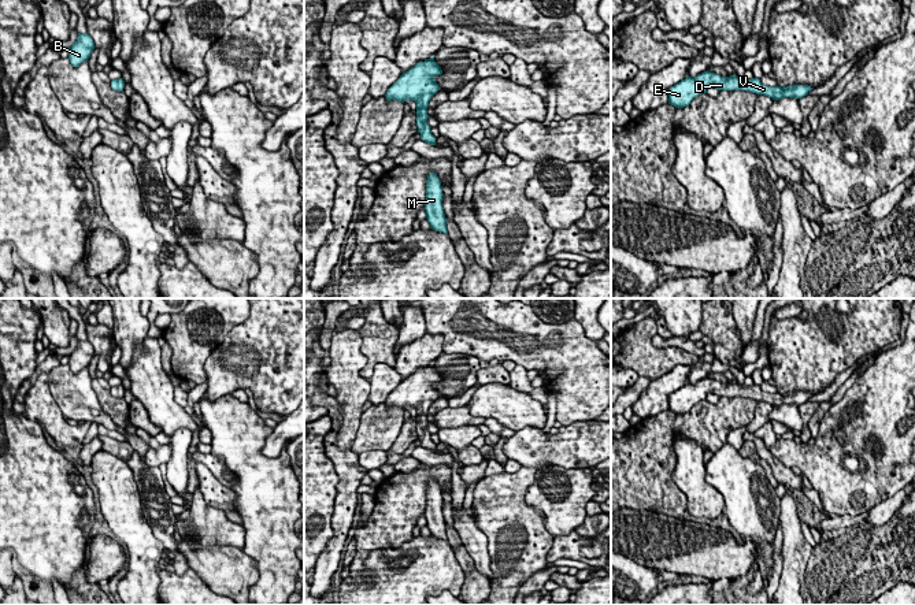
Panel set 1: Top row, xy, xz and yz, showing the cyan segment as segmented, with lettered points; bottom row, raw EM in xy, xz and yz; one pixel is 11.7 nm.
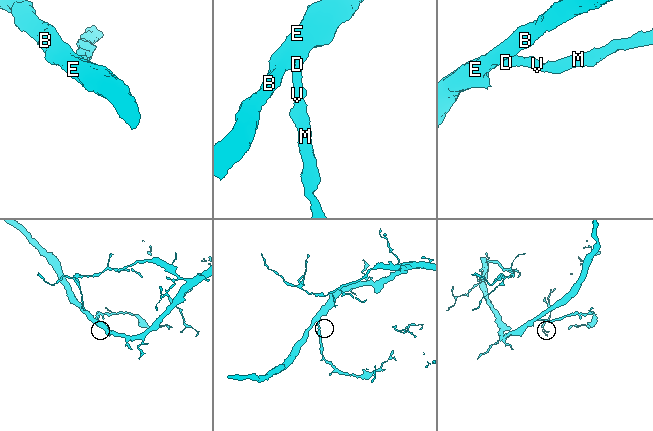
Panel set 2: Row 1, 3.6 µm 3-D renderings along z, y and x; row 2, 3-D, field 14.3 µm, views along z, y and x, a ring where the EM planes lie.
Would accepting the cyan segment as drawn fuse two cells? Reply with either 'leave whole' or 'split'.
leave whole

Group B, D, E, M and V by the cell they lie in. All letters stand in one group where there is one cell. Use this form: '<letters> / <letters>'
B D E M V

